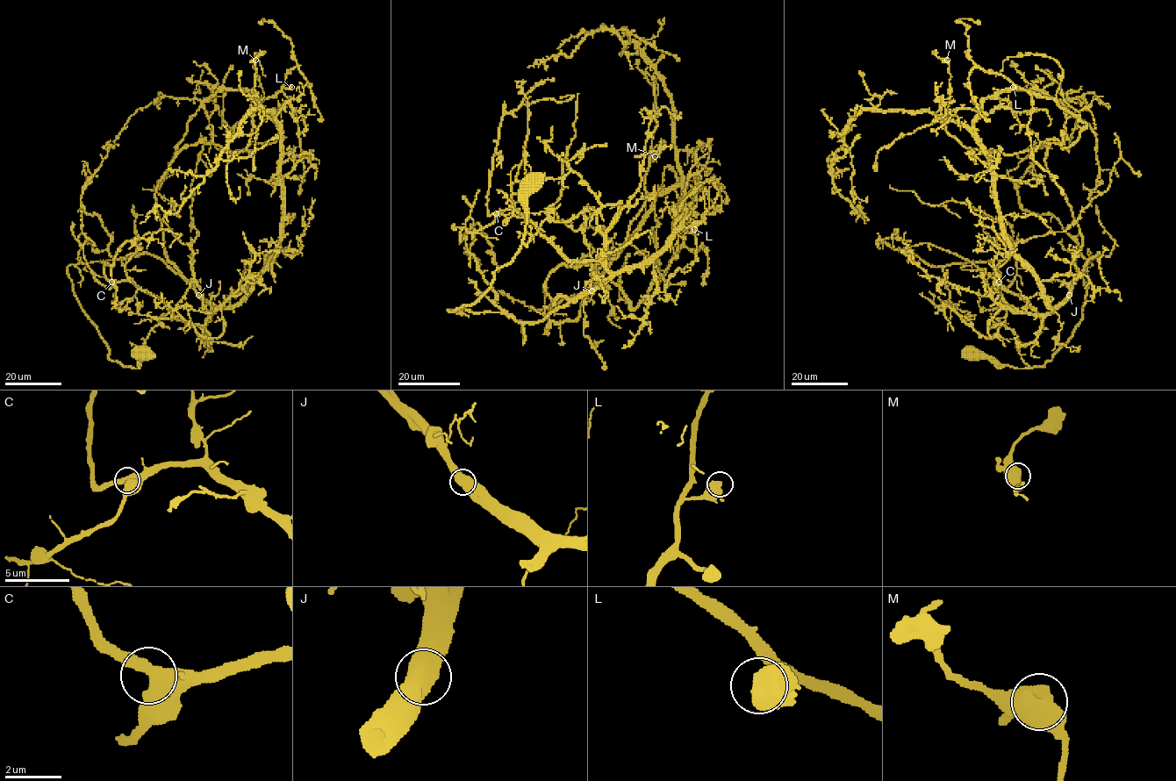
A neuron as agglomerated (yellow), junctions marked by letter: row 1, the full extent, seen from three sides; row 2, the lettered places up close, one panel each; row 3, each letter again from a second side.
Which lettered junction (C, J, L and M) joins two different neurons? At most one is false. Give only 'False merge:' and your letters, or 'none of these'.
False merge: none of these

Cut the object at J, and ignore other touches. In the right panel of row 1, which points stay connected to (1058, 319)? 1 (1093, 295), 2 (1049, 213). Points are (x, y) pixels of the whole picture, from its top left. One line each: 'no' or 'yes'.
1: yes
2: no

